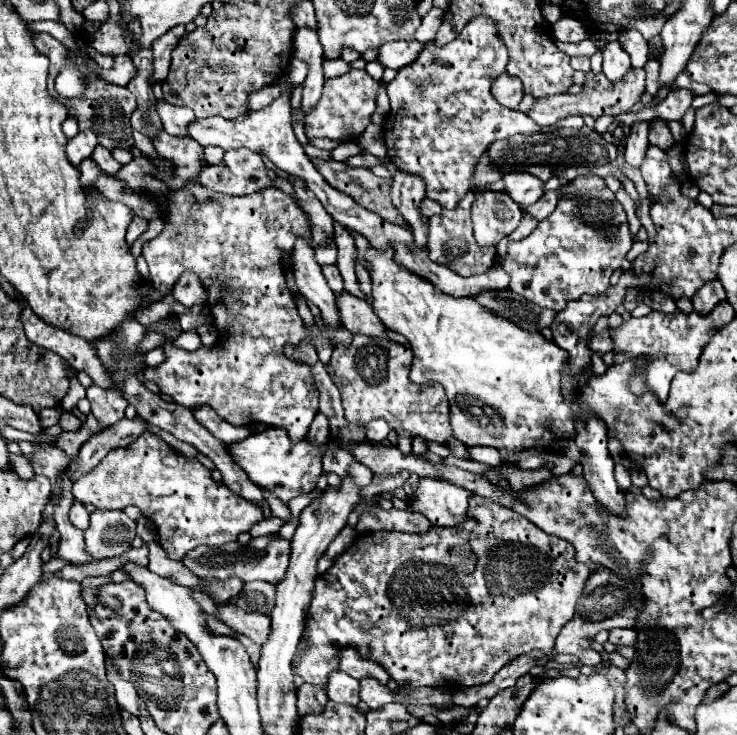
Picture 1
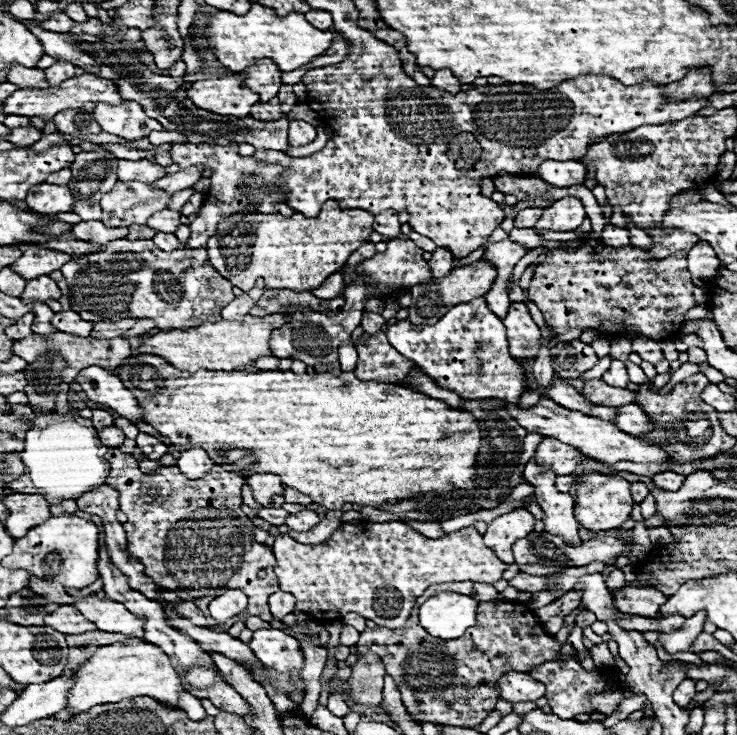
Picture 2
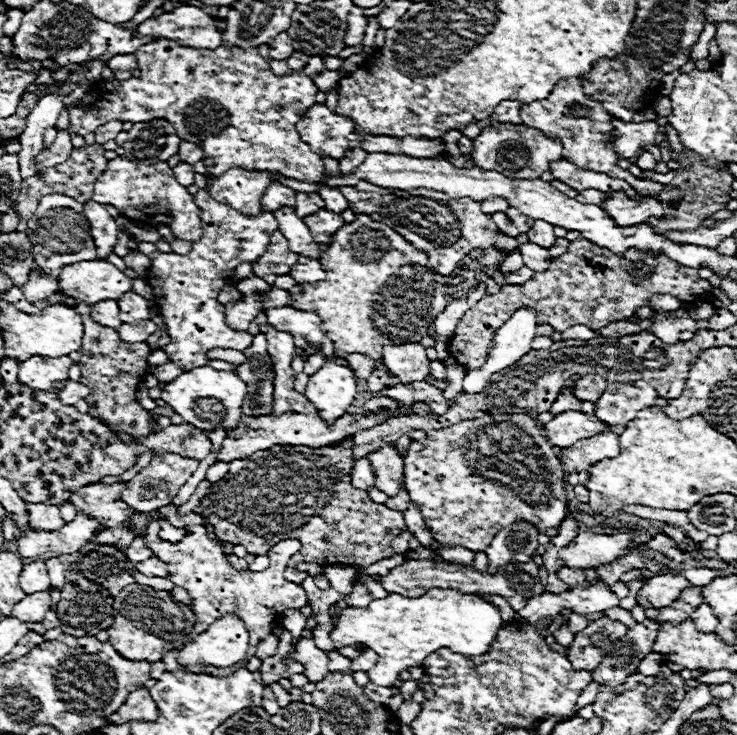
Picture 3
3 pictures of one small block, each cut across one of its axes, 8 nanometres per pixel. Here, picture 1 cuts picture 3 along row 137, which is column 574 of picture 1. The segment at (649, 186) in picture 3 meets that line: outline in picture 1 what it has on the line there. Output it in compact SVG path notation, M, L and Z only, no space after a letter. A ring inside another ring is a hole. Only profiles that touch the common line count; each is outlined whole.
M472 494L468 502L470 518L452 528L432 526L422 534L394 530L358 534L334 560L332 568L318 576L304 632L304 640L310 646L306 654L294 658L294 670L304 682L326 686L326 676L338 670L336 654L346 646L356 648L364 658L380 662L396 680L396 694L410 694L422 686L488 684L502 666L520 654L532 650L552 654L560 628L572 620L578 596L598 566L592 564L590 570L590 564L578 562L570 542L546 534L512 508L480 494Z

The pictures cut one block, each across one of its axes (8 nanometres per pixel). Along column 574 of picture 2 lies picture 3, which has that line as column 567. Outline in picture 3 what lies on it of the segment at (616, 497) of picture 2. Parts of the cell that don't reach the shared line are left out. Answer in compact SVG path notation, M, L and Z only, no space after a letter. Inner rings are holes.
M492 414L492 416L486 416L486 418L476 418L474 422L460 422L458 426L446 426L446 430L434 430L422 442L412 442L410 444L410 450L408 450L406 458L404 458L404 482L406 482L406 490L410 494L410 500L420 508L420 514L424 516L424 524L426 524L426 528L432 530L432 534L436 536L436 540L440 540L444 546L448 546L448 544L460 544L464 548L470 548L472 552L478 552L478 550L488 548L490 542L492 542L492 538L502 528L514 524L516 520L530 520L540 532L544 532L548 528L558 528L560 522L566 520L566 516L568 516L566 472L562 470L562 462L558 460L558 456L554 454L552 448L554 446L544 436L544 430L528 414ZM532 440L542 440L542 442L536 444ZM504 472L512 472L512 476L504 474ZM502 484L516 484L516 492L512 488L508 488L508 486L502 486Z

